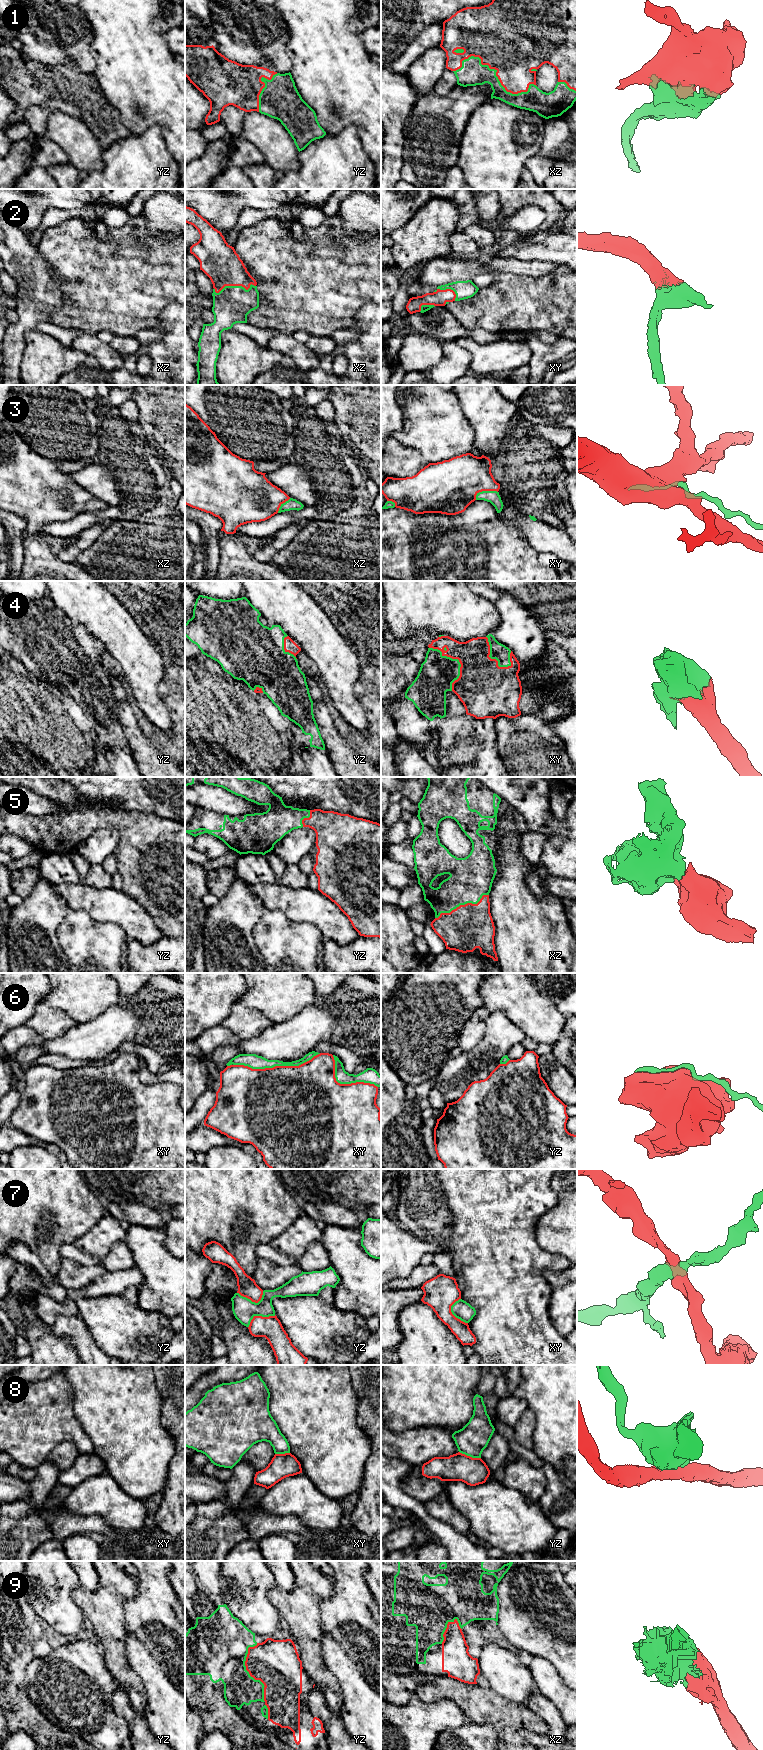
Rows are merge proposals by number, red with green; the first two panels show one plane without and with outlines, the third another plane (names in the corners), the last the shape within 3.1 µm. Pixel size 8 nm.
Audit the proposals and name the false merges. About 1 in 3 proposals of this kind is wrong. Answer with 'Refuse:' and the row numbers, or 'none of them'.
Refuse: 3, 6, 7, 8

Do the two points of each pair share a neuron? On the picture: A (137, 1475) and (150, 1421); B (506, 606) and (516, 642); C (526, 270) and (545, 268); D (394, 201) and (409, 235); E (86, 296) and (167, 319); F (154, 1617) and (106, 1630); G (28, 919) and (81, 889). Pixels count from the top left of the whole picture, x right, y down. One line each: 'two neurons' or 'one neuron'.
A: one neuron
B: one neuron
C: one neuron
D: two neurons
E: two neurons
F: two neurons
G: two neurons

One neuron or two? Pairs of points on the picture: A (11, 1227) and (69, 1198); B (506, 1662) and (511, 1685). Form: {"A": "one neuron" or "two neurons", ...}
{"A": "one neuron", "B": "one neuron"}

